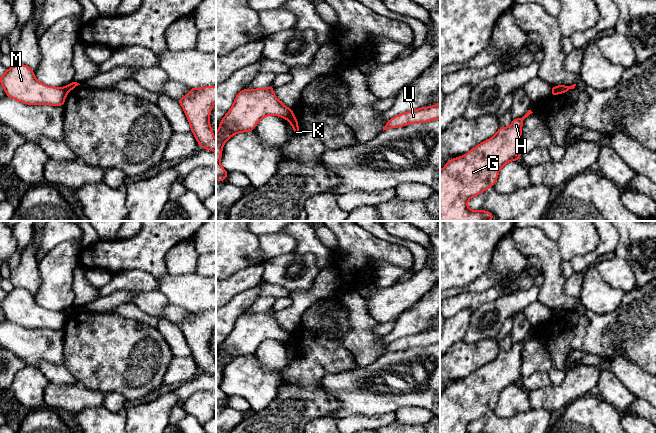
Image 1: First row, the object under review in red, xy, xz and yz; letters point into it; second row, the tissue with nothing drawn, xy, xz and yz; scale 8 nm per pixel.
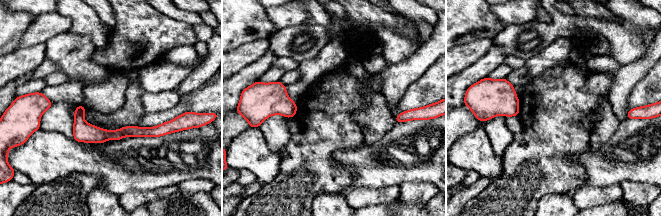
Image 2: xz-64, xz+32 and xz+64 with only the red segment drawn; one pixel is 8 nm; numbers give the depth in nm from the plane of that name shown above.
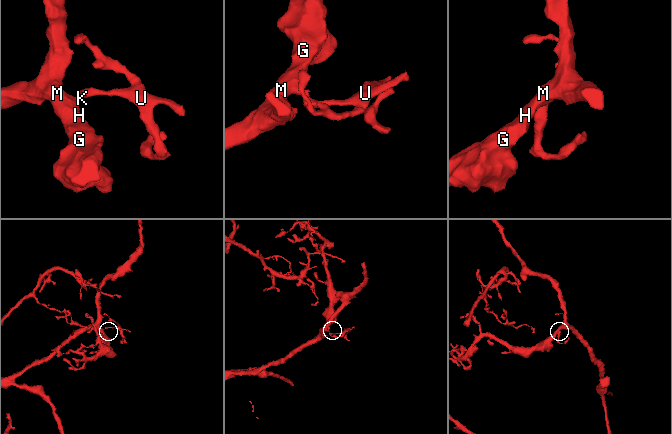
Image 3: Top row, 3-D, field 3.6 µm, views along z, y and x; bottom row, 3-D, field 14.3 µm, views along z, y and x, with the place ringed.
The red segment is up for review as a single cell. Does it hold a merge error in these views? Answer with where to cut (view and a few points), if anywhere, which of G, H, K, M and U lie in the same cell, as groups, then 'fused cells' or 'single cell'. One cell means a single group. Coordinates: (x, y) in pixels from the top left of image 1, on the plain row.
cut in xz along (290, 333), (290, 339), (287, 343); G H M / K U; fused cells

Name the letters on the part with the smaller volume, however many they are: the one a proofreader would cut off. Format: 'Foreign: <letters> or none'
Foreign: K, U

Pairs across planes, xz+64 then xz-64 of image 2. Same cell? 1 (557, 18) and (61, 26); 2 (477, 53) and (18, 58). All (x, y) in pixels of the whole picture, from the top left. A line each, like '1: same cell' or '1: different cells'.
1: different cells
2: same cell

